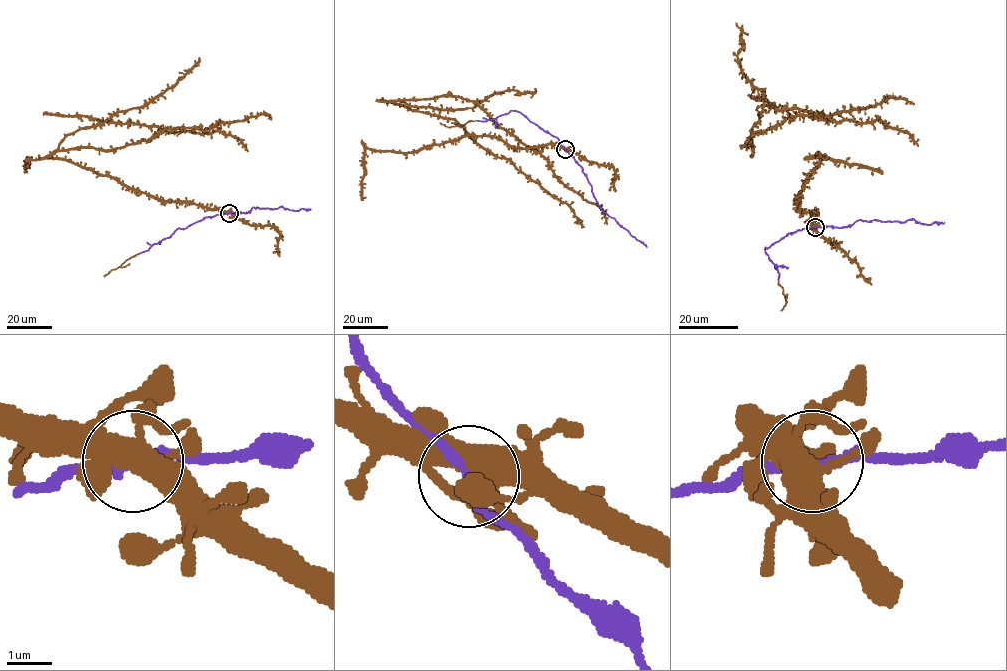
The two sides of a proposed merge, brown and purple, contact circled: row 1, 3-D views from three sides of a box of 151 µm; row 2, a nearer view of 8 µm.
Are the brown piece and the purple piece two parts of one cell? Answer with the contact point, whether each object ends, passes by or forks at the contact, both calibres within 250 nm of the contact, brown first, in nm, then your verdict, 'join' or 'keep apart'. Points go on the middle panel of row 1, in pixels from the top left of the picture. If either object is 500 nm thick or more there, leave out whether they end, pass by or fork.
(565, 149) | brown forks | purple passes by | 440/200 nm | join

